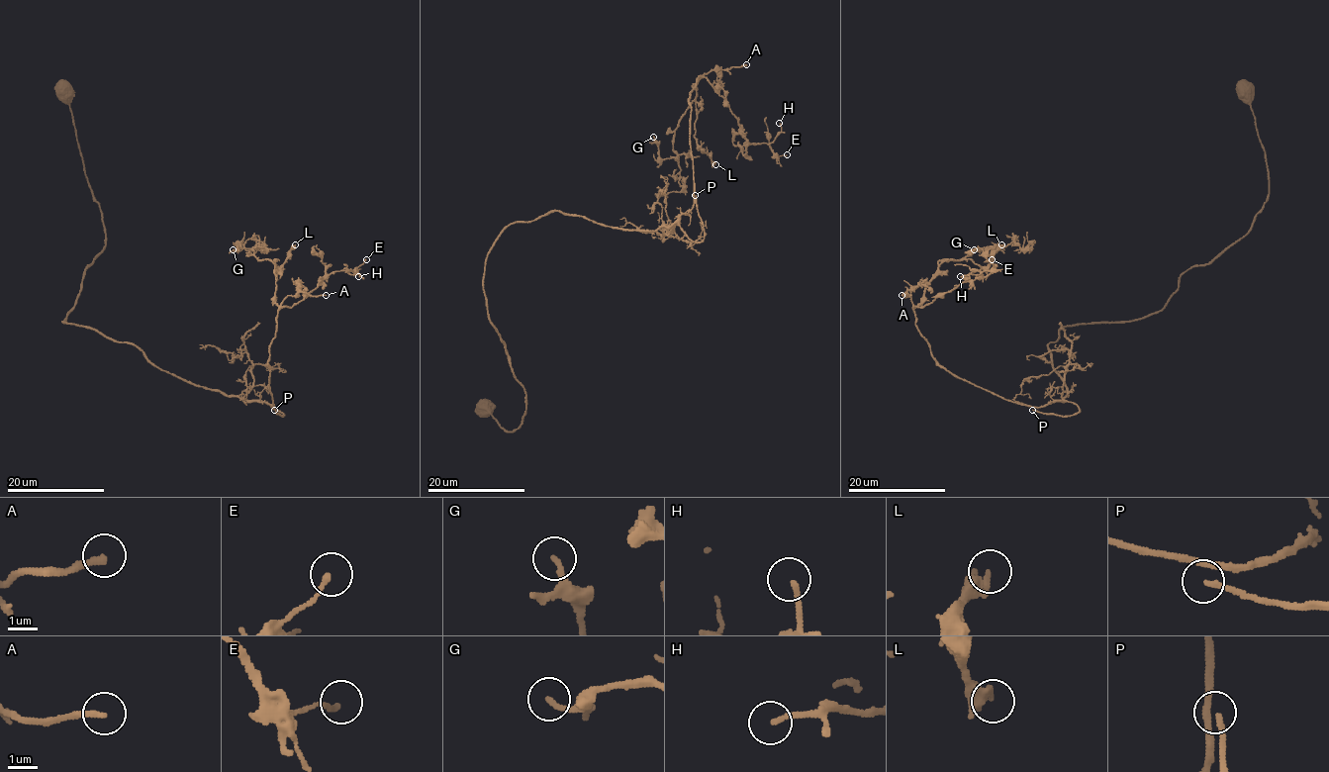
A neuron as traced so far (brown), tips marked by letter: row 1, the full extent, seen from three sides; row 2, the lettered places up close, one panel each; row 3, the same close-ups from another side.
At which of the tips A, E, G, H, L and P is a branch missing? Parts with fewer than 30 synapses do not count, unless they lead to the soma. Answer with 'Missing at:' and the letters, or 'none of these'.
Missing at: A, P

